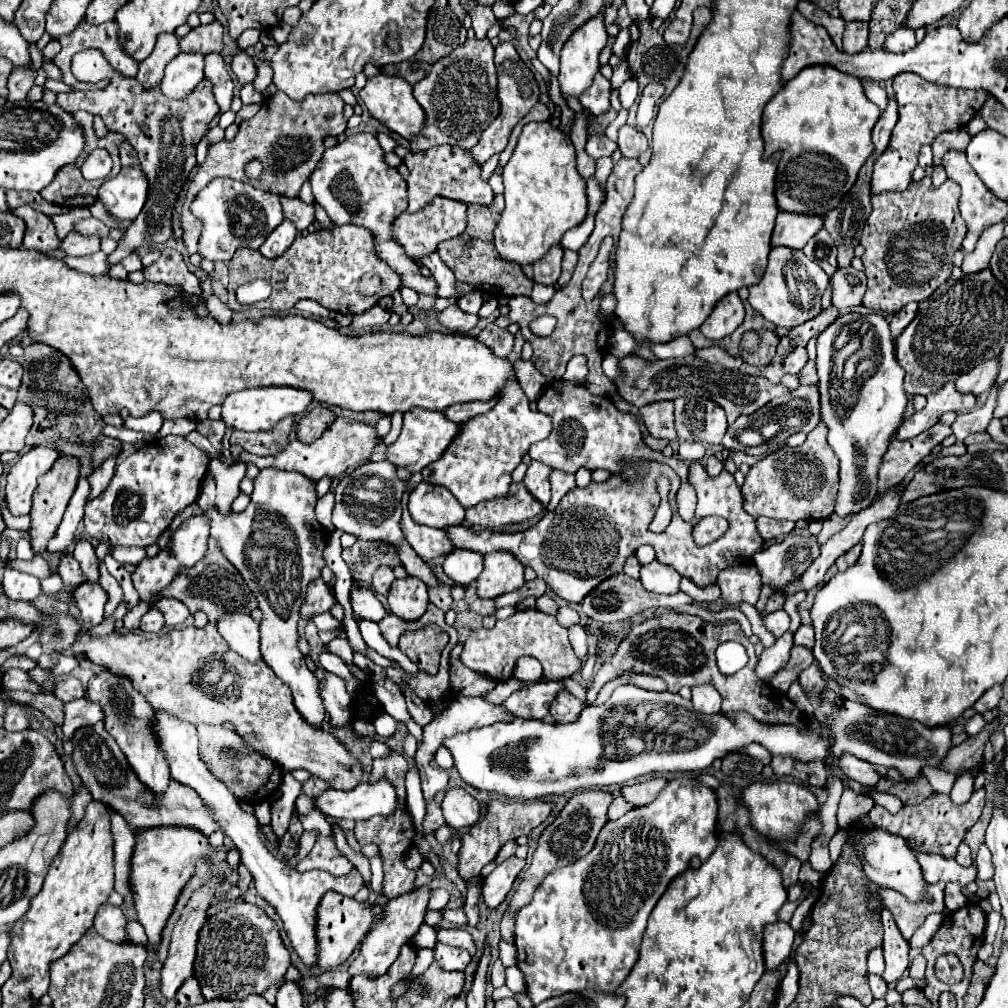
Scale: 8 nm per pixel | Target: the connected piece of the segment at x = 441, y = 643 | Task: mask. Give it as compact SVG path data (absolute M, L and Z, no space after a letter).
M425 626L415 632L405 632L399 641L399 648L427 674L435 674L439 668L439 656L449 642L445 630L439 626Z

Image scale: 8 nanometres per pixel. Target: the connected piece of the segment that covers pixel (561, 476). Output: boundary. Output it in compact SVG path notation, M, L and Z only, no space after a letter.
M553 470L551 472L551 492L553 492L553 496L551 496L551 502L547 504L547 510L557 508L557 504L561 502L561 498L567 492L571 492L575 486L577 486L575 484L575 474L565 474L561 470Z

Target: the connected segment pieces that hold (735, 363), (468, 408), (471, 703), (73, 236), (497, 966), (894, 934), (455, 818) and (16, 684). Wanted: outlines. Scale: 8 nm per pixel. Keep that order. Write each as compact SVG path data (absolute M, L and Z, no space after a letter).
M713 346L713 348L701 348L701 350L695 350L695 354L693 354L697 360L703 360L703 362L713 362L713 364L721 364L723 368L727 368L727 370L737 370L741 364L743 364L743 360L739 358L739 356L729 356L725 350L721 350L721 348L717 348L717 346Z
M489 400L489 402L465 402L465 404L457 404L457 406L449 406L449 410L443 410L445 418L453 420L453 422L465 422L477 414L483 414L487 410L491 410L495 406L497 400Z
M457 696L451 706L447 706L441 714L437 714L433 718L433 722L429 722L427 726L423 726L423 740L419 742L417 746L417 754L415 754L415 760L417 760L417 766L419 762L429 762L435 758L435 752L437 748L441 746L441 742L445 738L451 738L453 734L459 734L459 732L467 732L467 730L473 730L473 728L483 728L483 726L489 726L489 724L495 724L495 722L511 722L513 716L505 710L501 710L501 706L493 706L489 704L487 700L483 698L471 698L471 696Z
M71 230L59 242L59 250L63 250L67 256L89 256L93 252L99 252L99 238L97 236L81 236L75 230Z
M497 960L497 962L493 964L493 970L491 970L491 982L493 982L495 988L505 984L505 966L503 966L501 960Z
M883 910L883 956L885 956L885 972L883 978L887 984L897 982L907 966L909 966L909 942L901 936L897 924L893 922L893 914Z
M461 788L447 790L441 808L443 808L445 822L451 824L455 830L469 828L469 826L477 824L481 818L479 802Z
M9 668L9 670L5 672L5 676L3 676L3 686L9 688L9 690L11 690L11 688L13 688L13 690L29 690L29 692L41 692L41 690L43 690L41 686L37 686L35 682L29 680L27 672L17 670L17 668Z

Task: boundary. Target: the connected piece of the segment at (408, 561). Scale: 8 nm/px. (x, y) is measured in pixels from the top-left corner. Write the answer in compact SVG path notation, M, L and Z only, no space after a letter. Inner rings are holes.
M367 462L361 464L355 470L349 470L345 476L335 486L335 510L333 510L333 526L357 536L359 540L369 540L369 542L387 542L399 556L401 566L407 570L409 576L421 578L429 588L439 588L441 580L437 574L431 570L431 566L425 560L419 560L417 554L413 554L409 542L405 542L405 536L401 532L401 498L405 490L413 490L421 482L421 474L413 474L409 482L403 482L397 478L397 468L387 462ZM361 486L361 488L357 488Z

